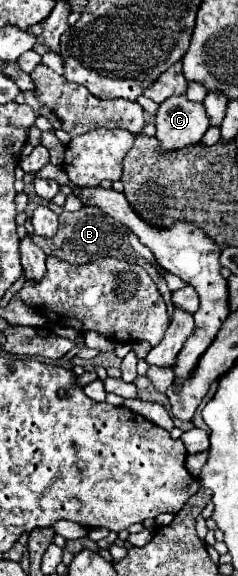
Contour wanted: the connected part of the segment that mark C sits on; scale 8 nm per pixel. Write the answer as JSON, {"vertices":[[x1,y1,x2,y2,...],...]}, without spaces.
{"vertices":[[186,94,168,98,168,102,160,104,156,114,156,138,164,150,178,150,200,142,208,126,204,102,192,102]]}

